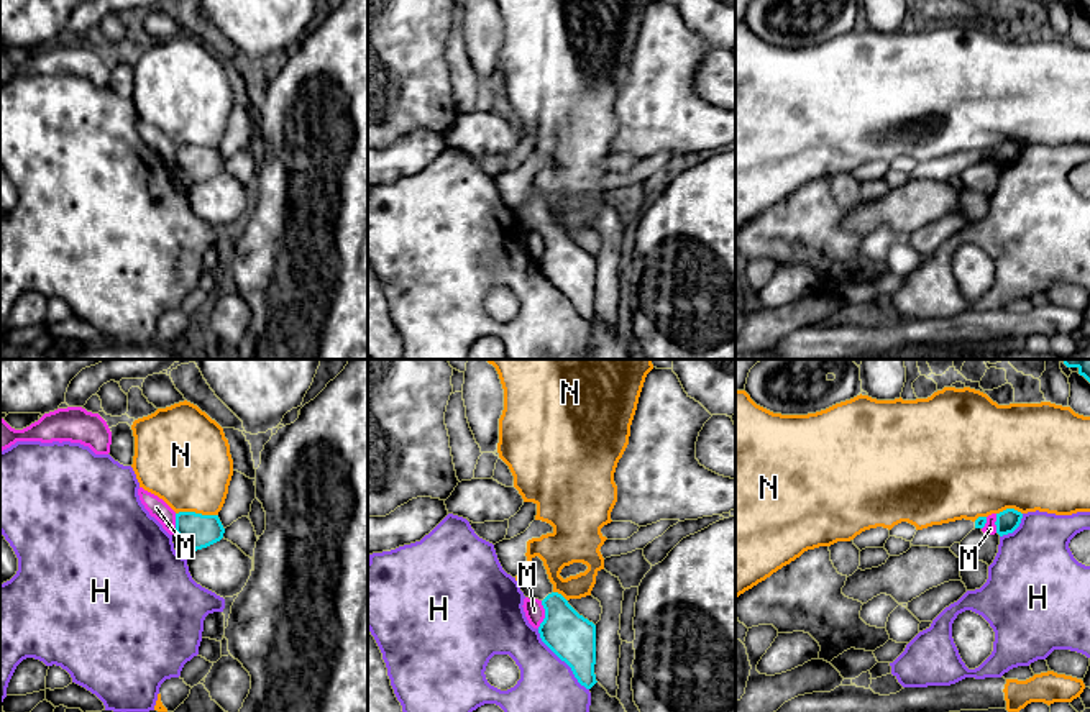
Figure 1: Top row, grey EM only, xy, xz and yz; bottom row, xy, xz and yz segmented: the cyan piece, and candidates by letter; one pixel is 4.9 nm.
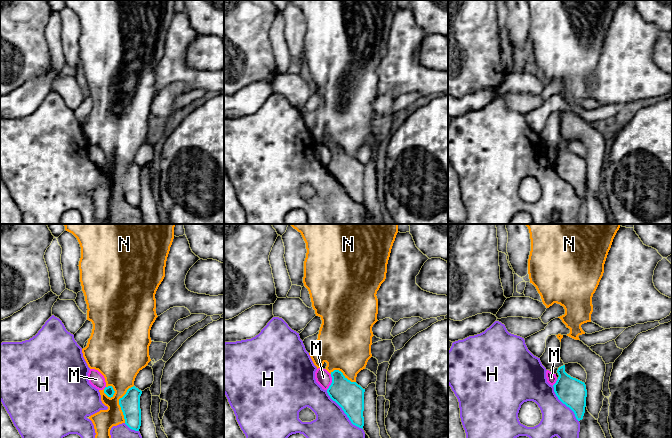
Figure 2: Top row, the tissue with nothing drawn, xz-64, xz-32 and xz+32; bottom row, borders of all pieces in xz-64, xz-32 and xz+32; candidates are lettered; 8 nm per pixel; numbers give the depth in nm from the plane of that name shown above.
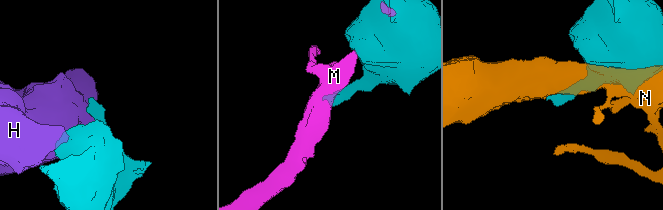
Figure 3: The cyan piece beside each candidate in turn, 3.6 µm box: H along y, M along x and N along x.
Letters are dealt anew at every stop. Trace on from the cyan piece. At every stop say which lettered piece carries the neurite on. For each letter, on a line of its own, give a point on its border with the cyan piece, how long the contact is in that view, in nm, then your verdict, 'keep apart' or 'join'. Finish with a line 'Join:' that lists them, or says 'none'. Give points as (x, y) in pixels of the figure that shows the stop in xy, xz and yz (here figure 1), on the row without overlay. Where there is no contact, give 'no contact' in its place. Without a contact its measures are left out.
H: contact xz (562, 292); length 400 nm; keep apart
M: contact xz (545, 246); length 140 nm; keep apart
N: contact xy (197, 146); length 200 nm; keep apart
Join: none

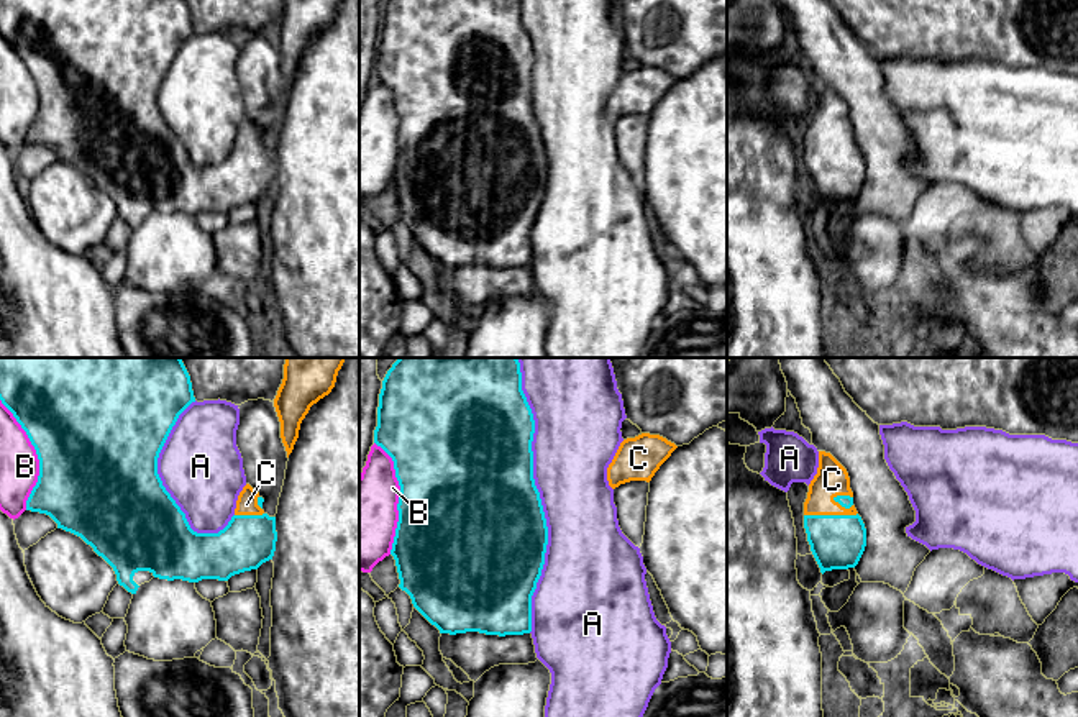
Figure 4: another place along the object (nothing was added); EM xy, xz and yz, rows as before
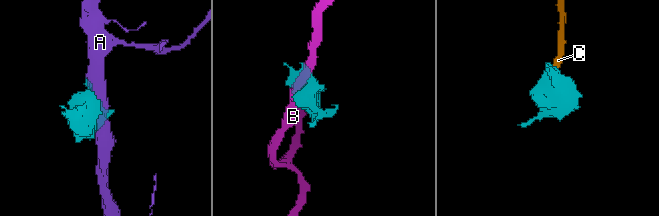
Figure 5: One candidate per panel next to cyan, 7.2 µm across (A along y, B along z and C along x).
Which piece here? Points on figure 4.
A: contact xz (540, 133); length 1300 nm; keep apart
B: contact xz (399, 130); length 550 nm; keep apart
C: contact yz (831, 148); length 260 nm; join
Join: C

